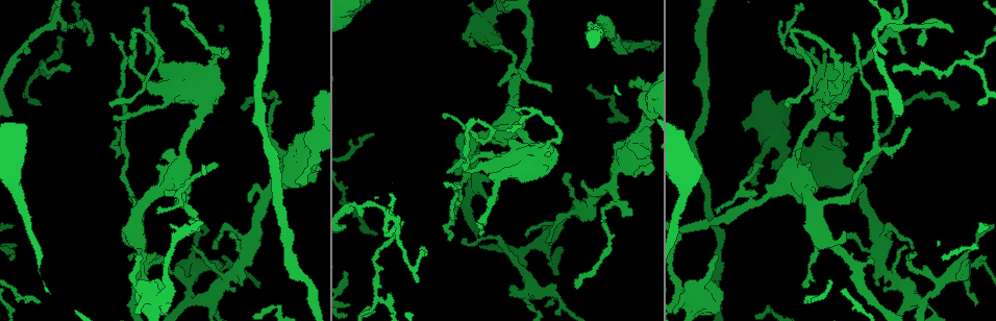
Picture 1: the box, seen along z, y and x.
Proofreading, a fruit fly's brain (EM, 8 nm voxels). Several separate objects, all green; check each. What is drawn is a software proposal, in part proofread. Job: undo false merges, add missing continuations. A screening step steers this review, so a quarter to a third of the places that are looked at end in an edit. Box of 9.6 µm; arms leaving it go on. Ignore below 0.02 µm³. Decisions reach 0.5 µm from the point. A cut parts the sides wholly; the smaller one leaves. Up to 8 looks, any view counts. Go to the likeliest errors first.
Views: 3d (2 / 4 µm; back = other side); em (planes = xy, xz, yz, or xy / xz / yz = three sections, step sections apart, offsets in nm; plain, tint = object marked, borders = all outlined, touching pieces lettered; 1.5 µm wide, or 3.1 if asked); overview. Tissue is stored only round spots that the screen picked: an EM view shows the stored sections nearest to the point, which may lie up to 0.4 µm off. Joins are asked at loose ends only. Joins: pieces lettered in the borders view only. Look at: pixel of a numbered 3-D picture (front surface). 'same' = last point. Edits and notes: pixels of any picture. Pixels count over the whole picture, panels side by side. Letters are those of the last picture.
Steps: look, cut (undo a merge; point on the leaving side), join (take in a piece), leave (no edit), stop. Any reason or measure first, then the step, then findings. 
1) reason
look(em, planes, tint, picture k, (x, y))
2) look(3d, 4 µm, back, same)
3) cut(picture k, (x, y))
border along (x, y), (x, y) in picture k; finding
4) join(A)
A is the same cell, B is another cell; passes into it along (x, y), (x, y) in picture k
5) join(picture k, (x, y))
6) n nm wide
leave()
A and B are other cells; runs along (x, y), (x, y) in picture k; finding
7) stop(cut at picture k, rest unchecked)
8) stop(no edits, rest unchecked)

free end
look(em, xy, step 8, tint, picture 1, (419, 281))

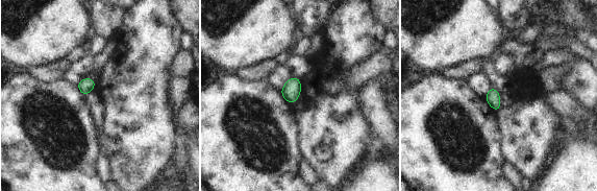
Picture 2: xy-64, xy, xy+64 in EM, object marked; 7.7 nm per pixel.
what lies round it
look(em, xy, step 8, borders, same)

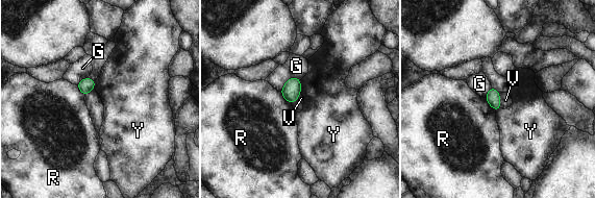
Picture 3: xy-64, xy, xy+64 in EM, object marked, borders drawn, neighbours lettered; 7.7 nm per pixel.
leave()
G, R, V and Y are other cells; none of them fits

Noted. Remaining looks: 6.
free end
look(em, planes, borders, picture 1, (878, 286))

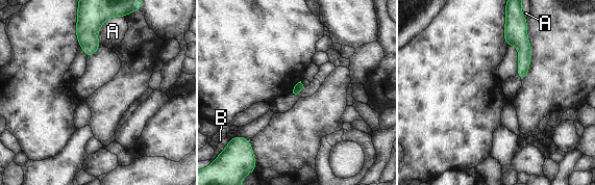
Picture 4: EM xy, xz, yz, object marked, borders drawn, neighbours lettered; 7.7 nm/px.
leave()
A and B are other cells; runs along (506, 32), (523, 49), (521, 76) in picture 4; no lettered piece goes on from it

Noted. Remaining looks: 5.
sudden change in width
look(em, yz, step 4, tint, picture 1, (162, 107))

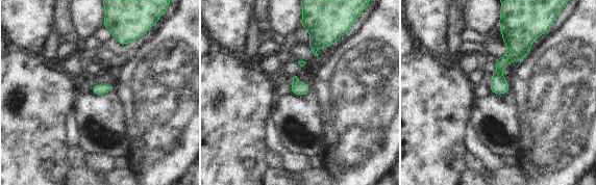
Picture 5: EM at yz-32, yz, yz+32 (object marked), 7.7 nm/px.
look(em, planes, borders, same)

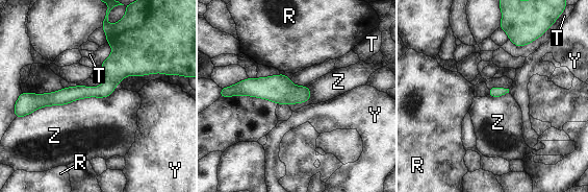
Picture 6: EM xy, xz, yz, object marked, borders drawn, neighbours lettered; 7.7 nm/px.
Z touches over 700 nm
leave()
R, T, Y and Z are other cells; runs along (153, 69), (124, 68), (100, 92), (34, 100) in picture 6; one neuron here

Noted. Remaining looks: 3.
stop(no edits, rest unchecked)

